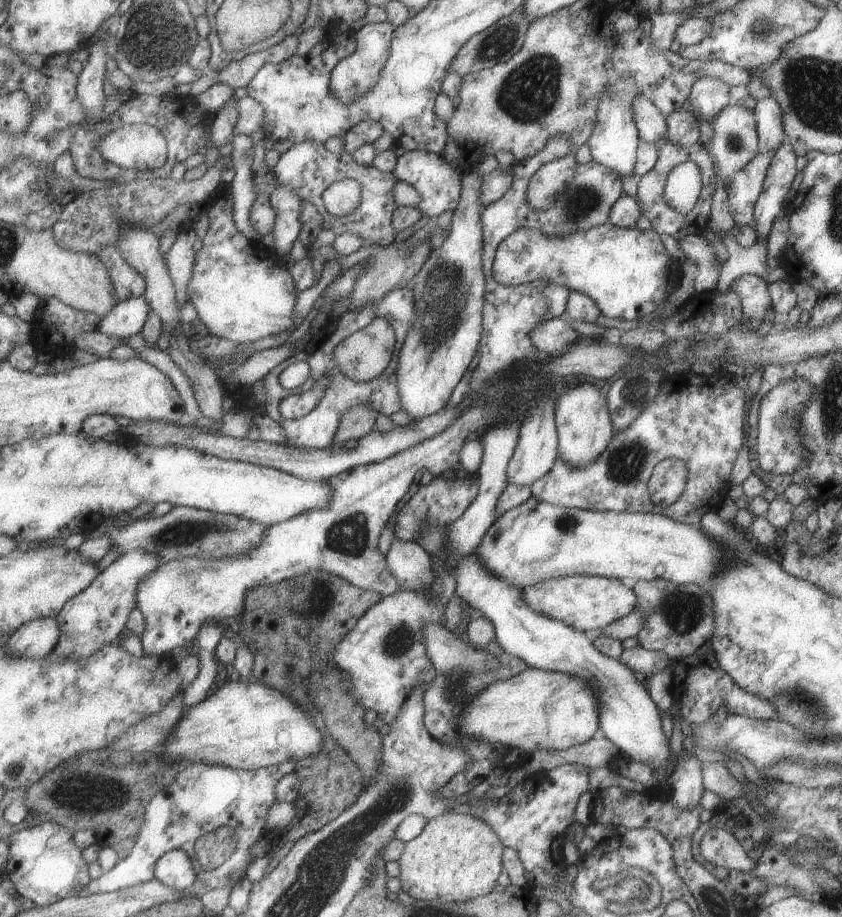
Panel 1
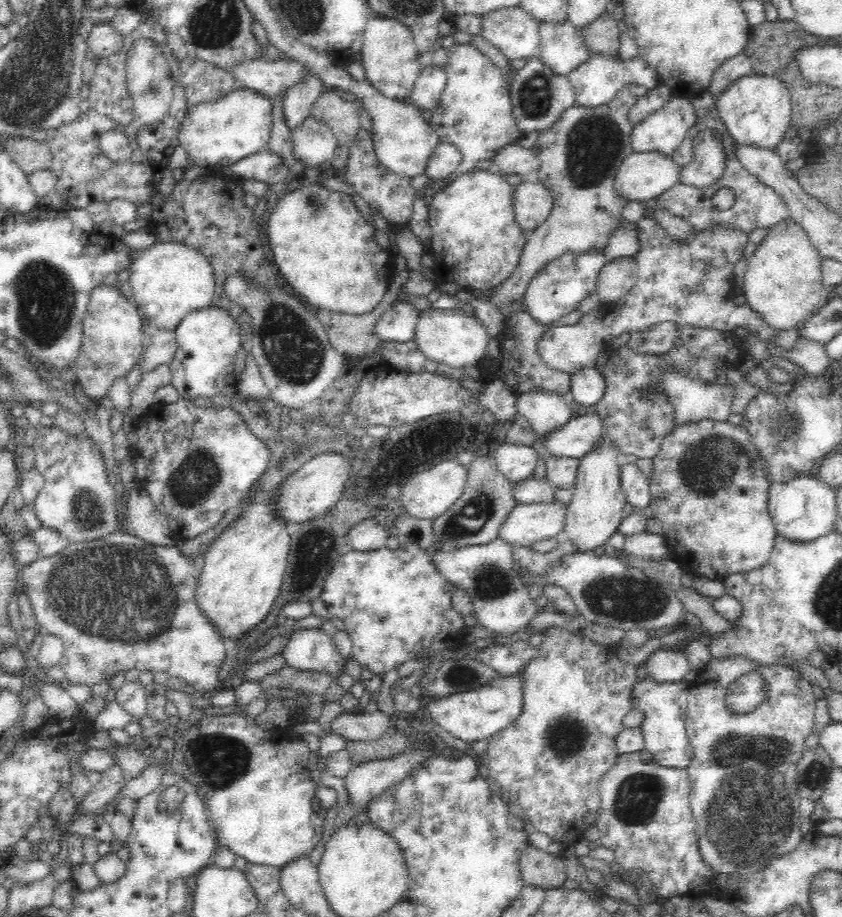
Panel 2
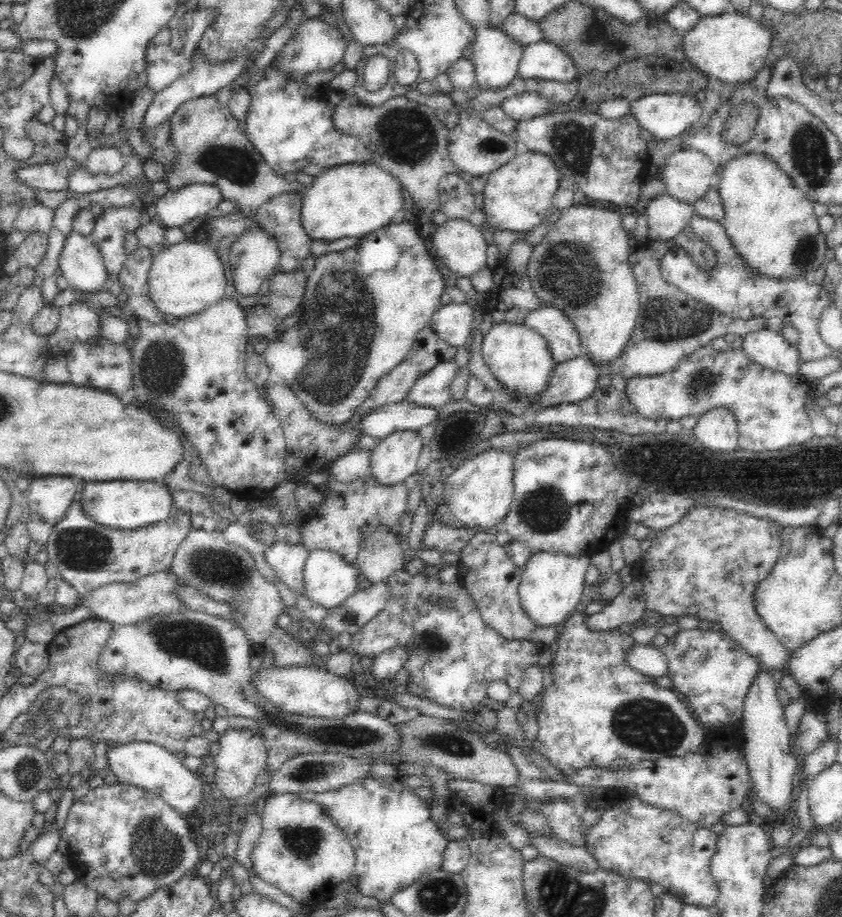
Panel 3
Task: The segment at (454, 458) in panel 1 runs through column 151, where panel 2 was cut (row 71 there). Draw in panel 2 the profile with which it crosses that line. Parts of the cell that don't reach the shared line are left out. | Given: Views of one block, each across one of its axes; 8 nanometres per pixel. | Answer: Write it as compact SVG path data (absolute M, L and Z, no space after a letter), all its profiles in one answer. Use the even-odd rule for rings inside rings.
M592 54L591 58L572 70L568 74L568 80L575 90L575 104L581 107L597 107L610 102L618 90L622 90L624 85L632 82L640 86L646 86L648 89L656 88L659 85L658 75L654 69L646 64L639 56L630 60L620 60L616 55L612 57Z

